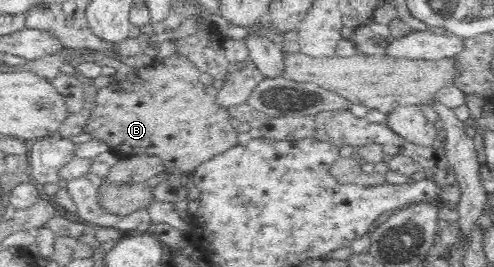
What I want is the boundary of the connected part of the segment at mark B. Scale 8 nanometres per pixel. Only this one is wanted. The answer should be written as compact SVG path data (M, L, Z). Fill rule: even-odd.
M169 56L169 58L153 59L153 62L148 62L146 65L141 65L140 67L133 67L131 74L127 72L127 69L123 67L121 72L117 72L112 76L109 76L109 84L103 86L100 90L97 91L95 108L89 116L87 116L87 121L83 132L89 134L91 138L95 140L100 140L103 144L106 144L110 152L113 152L115 155L121 156L130 156L130 155L147 155L147 156L158 156L161 159L162 167L166 173L174 173L179 175L192 174L194 170L202 163L208 160L211 160L216 154L235 146L237 141L238 132L235 130L235 127L232 126L230 121L228 109L224 109L221 105L216 103L216 96L218 94L217 88L212 85L203 84L200 81L201 70L191 59L183 56ZM118 74L125 74L125 80L119 80L117 78Z

